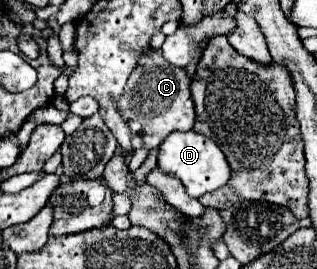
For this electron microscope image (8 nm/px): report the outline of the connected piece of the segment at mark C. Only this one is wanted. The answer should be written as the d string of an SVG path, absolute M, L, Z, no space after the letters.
M149 49L137 59L137 67L129 75L125 93L119 97L117 107L131 129L133 149L157 149L171 131L189 131L195 123L195 105L191 99L191 77L183 67L169 65L161 51Z

